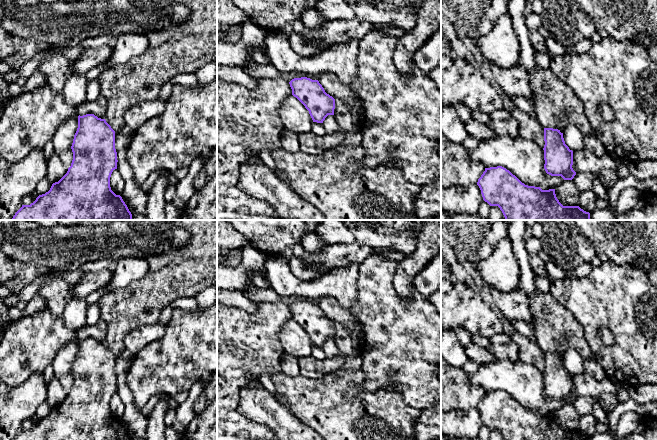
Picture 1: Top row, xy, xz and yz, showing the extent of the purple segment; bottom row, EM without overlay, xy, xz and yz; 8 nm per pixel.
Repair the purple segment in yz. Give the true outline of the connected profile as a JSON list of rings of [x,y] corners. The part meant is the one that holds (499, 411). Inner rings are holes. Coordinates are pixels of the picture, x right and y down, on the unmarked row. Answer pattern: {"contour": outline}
{"contour": [[[502,390],[485,392],[477,409],[483,424],[490,430],[498,430],[504,440],[590,440],[579,430],[563,430],[556,421],[555,413],[542,414],[525,409]]]}

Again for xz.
{"contour": [[[301,301],[292,303],[289,308],[292,319],[309,335],[313,346],[323,347],[328,339],[334,339],[335,323],[325,316],[318,304]]]}

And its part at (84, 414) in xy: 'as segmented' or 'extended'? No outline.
as segmented

